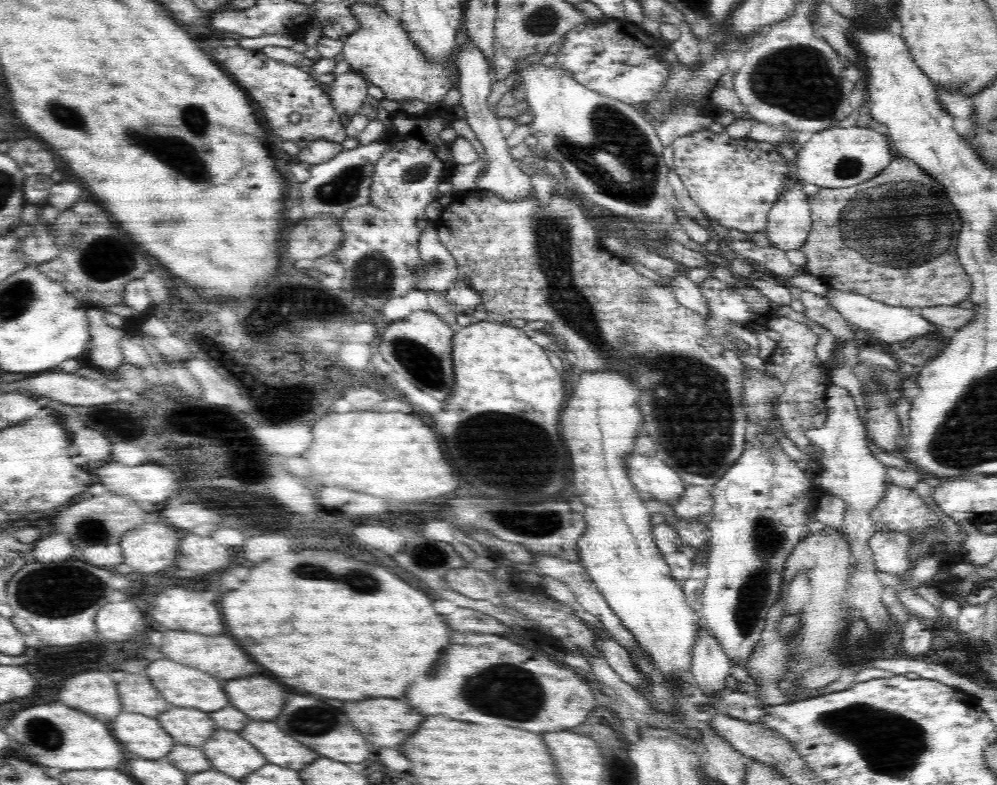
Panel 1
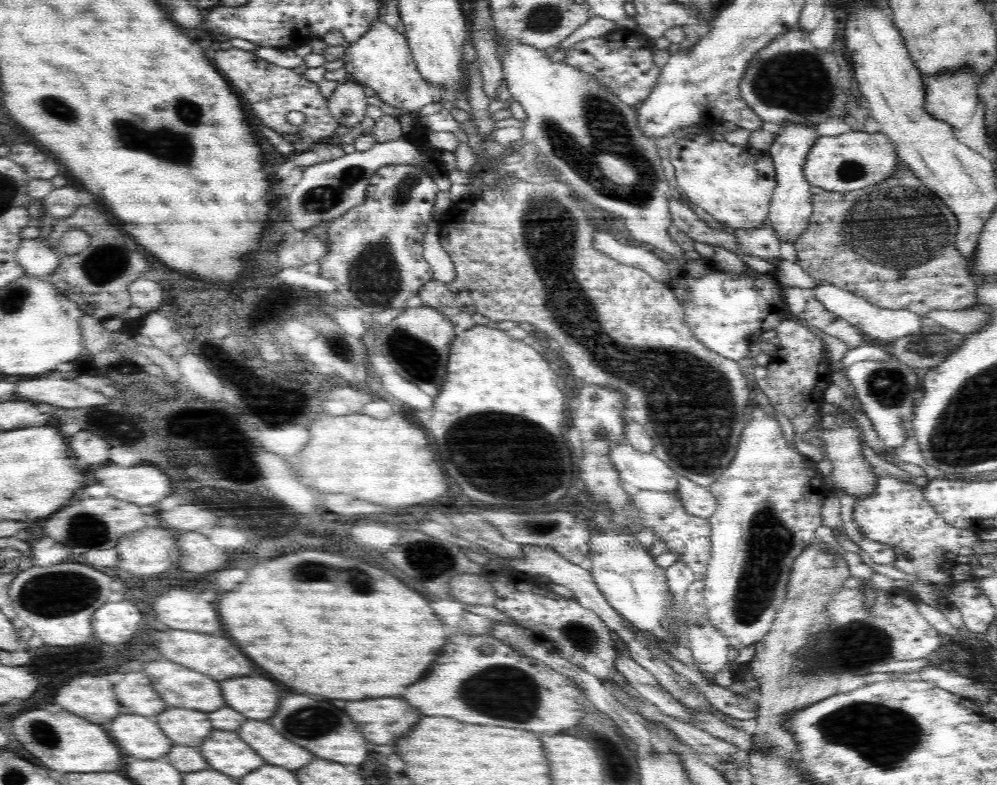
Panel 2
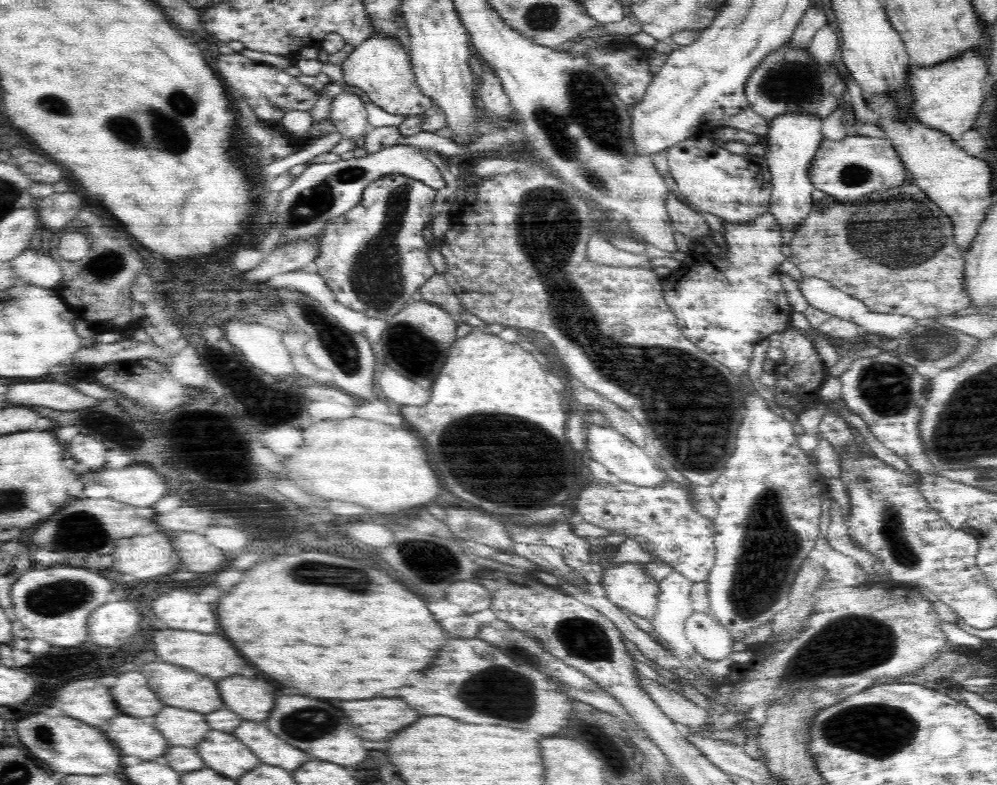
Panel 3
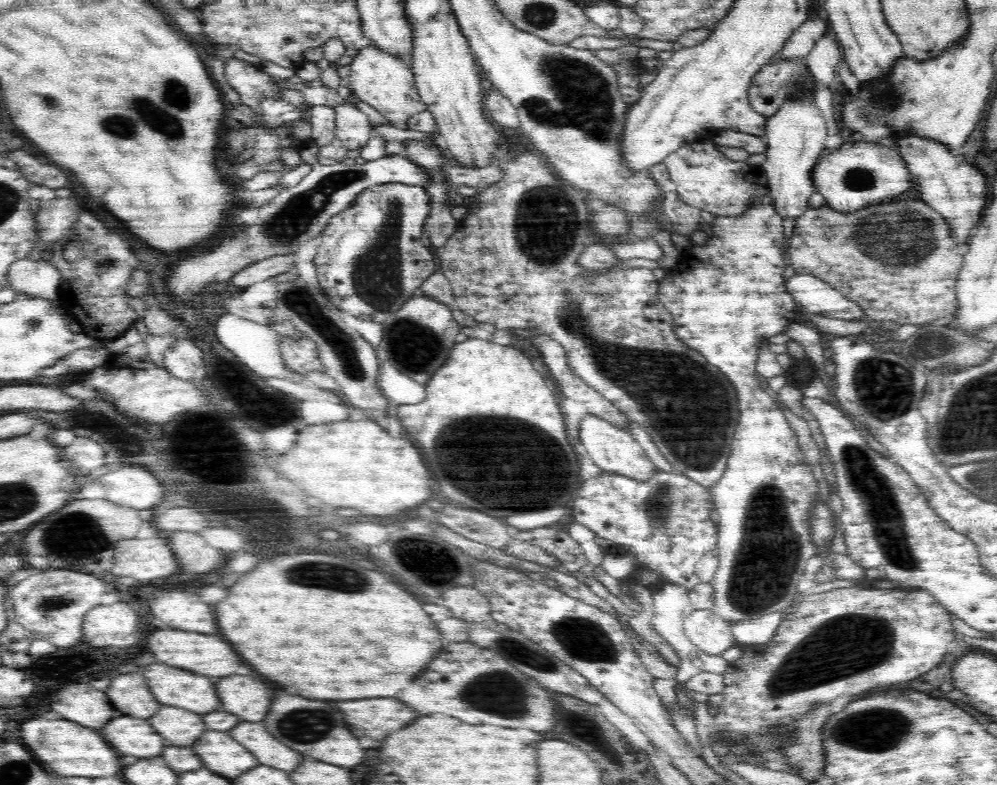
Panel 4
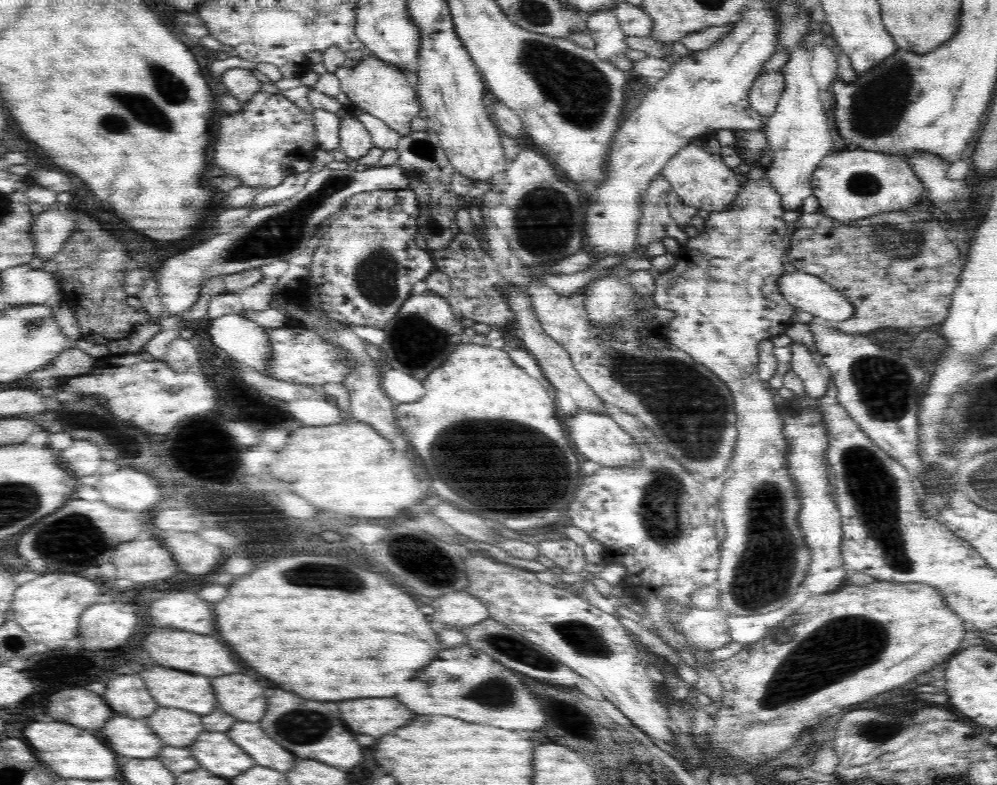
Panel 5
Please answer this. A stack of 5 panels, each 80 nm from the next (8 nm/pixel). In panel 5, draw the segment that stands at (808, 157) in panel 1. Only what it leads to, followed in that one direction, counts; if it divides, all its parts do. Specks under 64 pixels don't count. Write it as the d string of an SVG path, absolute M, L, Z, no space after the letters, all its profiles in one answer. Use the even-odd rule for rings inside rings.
M844 148L826 154L814 171L811 183L821 213L842 224L882 212L908 210L918 206L926 195L926 187L907 160L862 148Z

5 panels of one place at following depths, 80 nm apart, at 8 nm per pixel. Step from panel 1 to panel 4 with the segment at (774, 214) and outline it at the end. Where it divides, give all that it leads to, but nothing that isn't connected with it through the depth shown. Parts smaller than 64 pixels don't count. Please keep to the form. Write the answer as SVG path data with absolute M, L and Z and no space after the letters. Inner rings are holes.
M804 89L796 100L786 100L783 106L767 117L763 136L767 145L762 171L767 178L769 195L780 217L796 220L809 209L808 200L814 194L812 173L818 160L827 151L828 129L823 114L816 106L814 93Z

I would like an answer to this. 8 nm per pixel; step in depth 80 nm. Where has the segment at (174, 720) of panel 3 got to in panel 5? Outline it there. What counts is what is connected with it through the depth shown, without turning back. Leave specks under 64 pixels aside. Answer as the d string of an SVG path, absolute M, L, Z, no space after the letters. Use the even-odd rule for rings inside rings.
M158 708L154 714L144 719L168 746L188 746L200 732L204 732L200 716L186 710Z

